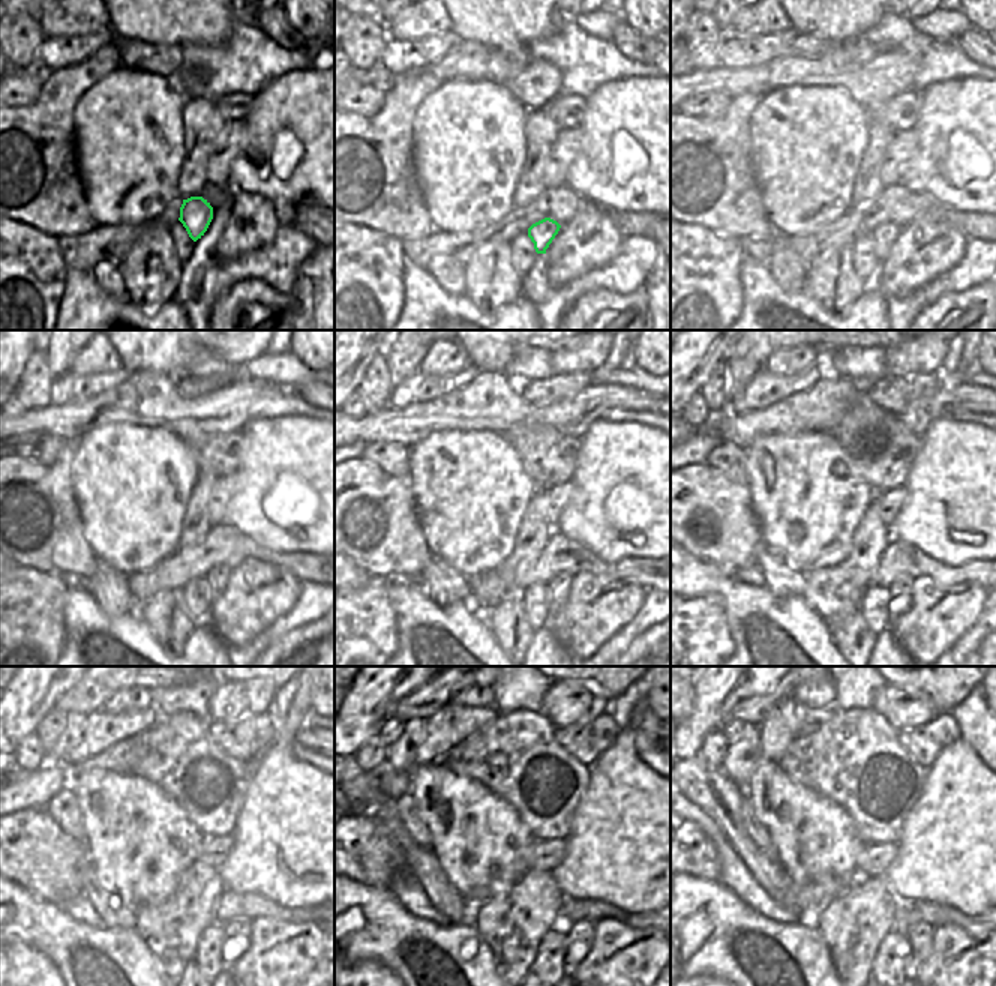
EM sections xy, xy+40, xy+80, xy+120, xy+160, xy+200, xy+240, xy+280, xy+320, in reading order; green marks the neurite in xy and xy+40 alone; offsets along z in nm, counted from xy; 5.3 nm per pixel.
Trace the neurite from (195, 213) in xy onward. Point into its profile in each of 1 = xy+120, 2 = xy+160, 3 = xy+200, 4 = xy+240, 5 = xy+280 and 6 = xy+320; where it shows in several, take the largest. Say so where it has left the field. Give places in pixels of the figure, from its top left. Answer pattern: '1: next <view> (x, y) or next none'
1: next xy+120 (216, 580)
2: next xy+160 (558, 587)
3: next xy+200 (900, 601)
4: next xy+240 (236, 943)
5: next xy+280 (579, 935)
6: next xy+320 (920, 935)

